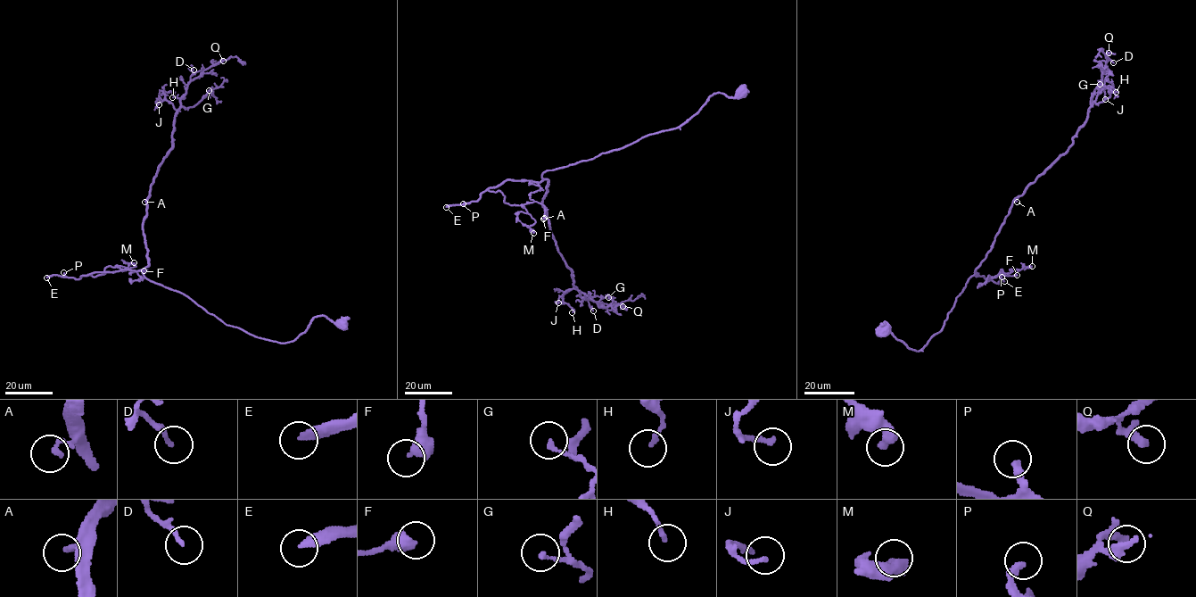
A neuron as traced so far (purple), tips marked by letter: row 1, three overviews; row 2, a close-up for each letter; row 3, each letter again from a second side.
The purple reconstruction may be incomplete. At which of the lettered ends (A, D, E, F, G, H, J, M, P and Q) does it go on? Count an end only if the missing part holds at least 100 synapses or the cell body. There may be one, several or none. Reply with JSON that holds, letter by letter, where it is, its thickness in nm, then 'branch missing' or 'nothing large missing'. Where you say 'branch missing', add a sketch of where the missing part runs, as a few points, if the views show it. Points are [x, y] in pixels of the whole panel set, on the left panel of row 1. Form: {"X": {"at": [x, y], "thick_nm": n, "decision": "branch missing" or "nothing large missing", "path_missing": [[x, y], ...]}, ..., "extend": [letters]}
{"A": {"at": [144, 202], "thick_nm": 200, "decision": "nothing large missing"}, "D": {"at": [193, 70], "thick_nm": 170, "decision": "nothing large missing"}, "E": {"at": [46, 277], "thick_nm": 280, "decision": "branch missing"}, "F": {"at": [144, 270], "thick_nm": 340, "decision": "nothing large missing"}, "G": {"at": [209, 90], "thick_nm": 180, "decision": "nothing large missing"}, "H": {"at": [172, 97], "thick_nm": 150, "decision": "nothing large missing"}, "J": {"at": [159, 104], "thick_nm": 190, "decision": "nothing large missing"}, "M": {"at": [134, 262], "thick_nm": 500, "decision": "nothing large missing"}, "P": {"at": [63, 272], "thick_nm": 280, "decision": "branch missing", "path_missing": [[63, 272], [78, 264], [69, 261], [59, 241], [61, 232], [98, 244]]}, "Q": {"at": [223, 61], "thick_nm": 240, "decision": "nothing large missing"}, "extend": ["E", "P"]}

